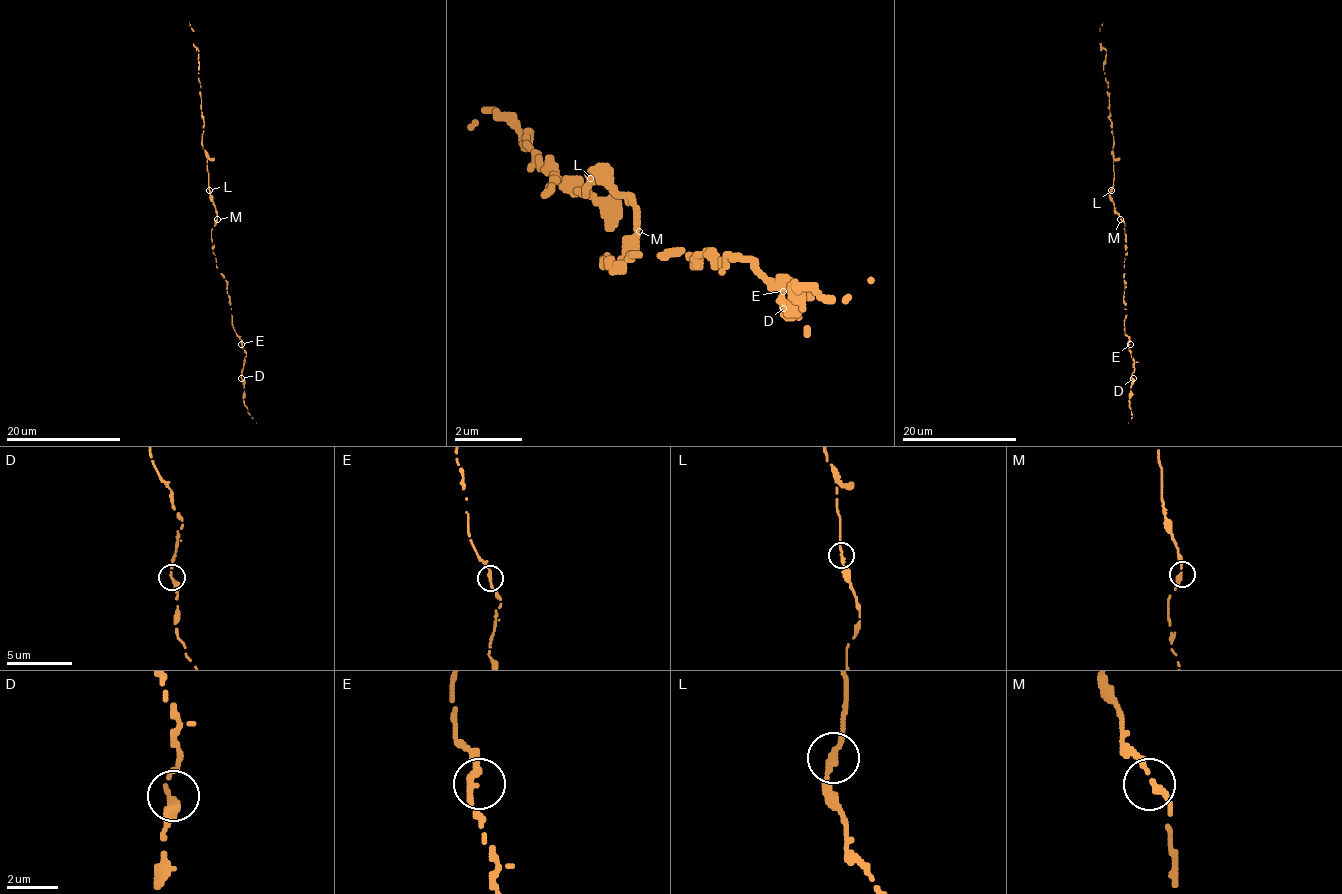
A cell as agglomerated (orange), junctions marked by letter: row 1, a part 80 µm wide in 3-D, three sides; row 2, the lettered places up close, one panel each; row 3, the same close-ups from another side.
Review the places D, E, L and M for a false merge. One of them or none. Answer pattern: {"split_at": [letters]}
{"split_at": []}

